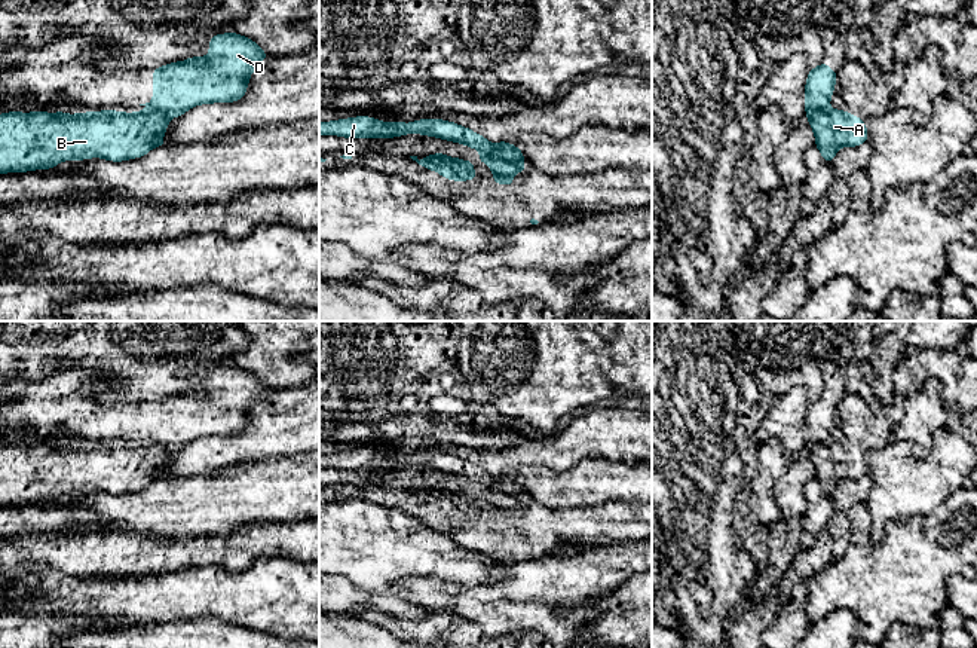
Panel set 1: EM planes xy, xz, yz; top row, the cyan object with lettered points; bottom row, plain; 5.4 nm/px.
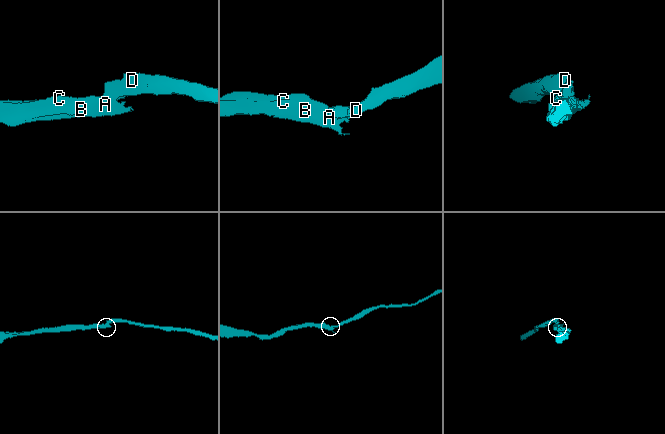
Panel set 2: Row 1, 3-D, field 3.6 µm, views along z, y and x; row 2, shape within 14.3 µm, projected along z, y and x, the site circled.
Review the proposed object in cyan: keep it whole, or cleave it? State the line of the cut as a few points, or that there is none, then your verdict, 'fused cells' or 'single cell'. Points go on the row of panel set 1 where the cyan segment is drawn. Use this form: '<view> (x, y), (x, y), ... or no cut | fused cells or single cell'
xz (492, 144), (492, 164), (495, 167), (515, 168), (523, 165) | fused cells

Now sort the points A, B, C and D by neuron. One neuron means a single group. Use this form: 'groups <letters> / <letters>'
groups A B C / D

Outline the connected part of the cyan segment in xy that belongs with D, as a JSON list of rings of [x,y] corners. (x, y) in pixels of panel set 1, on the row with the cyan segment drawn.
[[[236,31],[209,37],[206,56],[153,68],[153,101],[140,104],[180,117],[199,104],[241,101],[251,73],[269,55]]]

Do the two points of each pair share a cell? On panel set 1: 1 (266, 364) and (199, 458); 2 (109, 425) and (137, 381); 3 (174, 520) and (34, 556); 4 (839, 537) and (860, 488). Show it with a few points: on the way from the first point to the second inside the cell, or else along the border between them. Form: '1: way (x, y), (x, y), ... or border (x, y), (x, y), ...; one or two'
1: border (303, 384), (269, 388); two
2: border (97, 379), (103, 404), (152, 402); two
3: border (106, 528), (152, 534), (165, 540); two
4: way (841, 525), (842, 509), (848, 500); one

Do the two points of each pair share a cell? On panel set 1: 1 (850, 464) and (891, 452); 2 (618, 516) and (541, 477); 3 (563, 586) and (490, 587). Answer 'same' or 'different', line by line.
1: different
2: different
3: same

